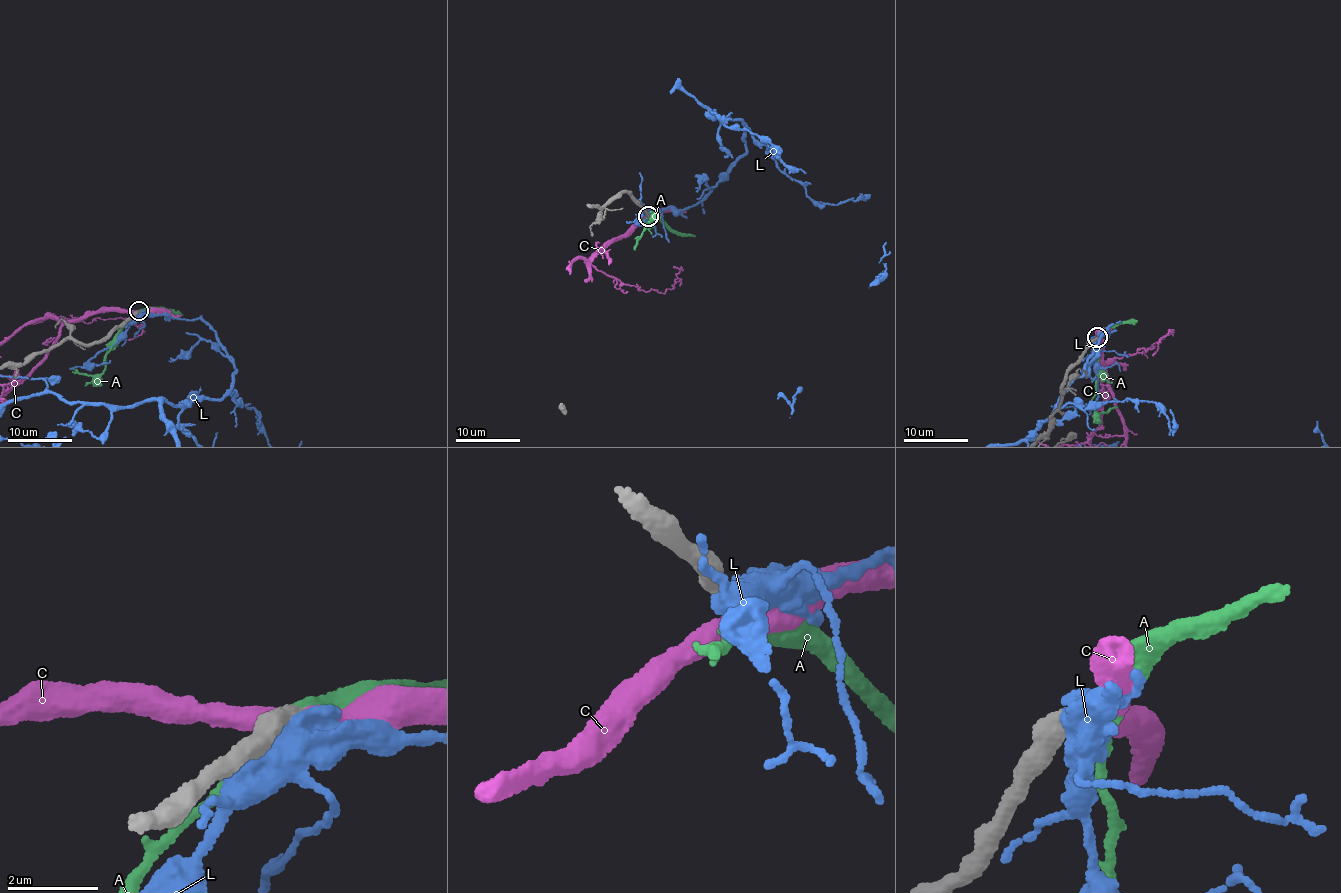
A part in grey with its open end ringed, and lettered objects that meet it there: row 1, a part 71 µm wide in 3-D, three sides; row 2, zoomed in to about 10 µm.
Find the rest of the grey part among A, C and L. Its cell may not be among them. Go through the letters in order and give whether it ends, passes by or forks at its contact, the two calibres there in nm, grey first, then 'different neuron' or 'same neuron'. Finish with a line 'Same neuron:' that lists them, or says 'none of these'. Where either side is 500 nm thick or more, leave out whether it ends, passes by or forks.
A: it passes by; calibres 360 and 280 nm; same neuron
C: it passes by; calibres 400 and 460 nm; different neuron
L: calibres 480 and 800 nm; different neuron
Same neuron: A

